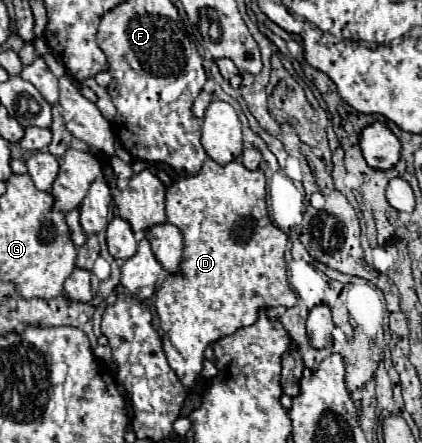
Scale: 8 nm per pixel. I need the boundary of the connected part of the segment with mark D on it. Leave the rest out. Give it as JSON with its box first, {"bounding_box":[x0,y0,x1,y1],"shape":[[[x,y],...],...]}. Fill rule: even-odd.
{"bounding_box":[154,159,296,387],"shape":[[[206,159],[202,169],[196,173],[196,175],[180,175],[166,191],[166,215],[168,215],[168,223],[176,225],[182,235],[184,235],[184,253],[182,253],[182,261],[180,261],[180,267],[178,267],[178,273],[174,277],[164,277],[164,283],[160,285],[160,289],[156,291],[156,299],[154,299],[154,305],[156,305],[156,313],[160,317],[160,327],[164,331],[162,335],[162,341],[164,341],[164,353],[168,357],[168,363],[170,367],[176,371],[178,379],[182,381],[182,385],[186,387],[192,387],[198,373],[202,371],[202,361],[204,361],[204,349],[214,341],[214,339],[220,339],[224,335],[232,335],[234,331],[238,331],[240,327],[248,327],[252,325],[256,319],[258,319],[258,309],[260,307],[294,307],[296,305],[296,299],[294,299],[294,291],[290,289],[288,285],[288,279],[286,279],[286,261],[284,261],[284,251],[286,251],[286,243],[288,243],[288,237],[282,233],[280,227],[276,227],[268,215],[268,209],[266,209],[266,177],[264,177],[264,171],[262,169],[256,169],[256,171],[248,171],[244,165],[240,163],[228,163],[228,165],[218,165],[216,161],[212,159]]]}

